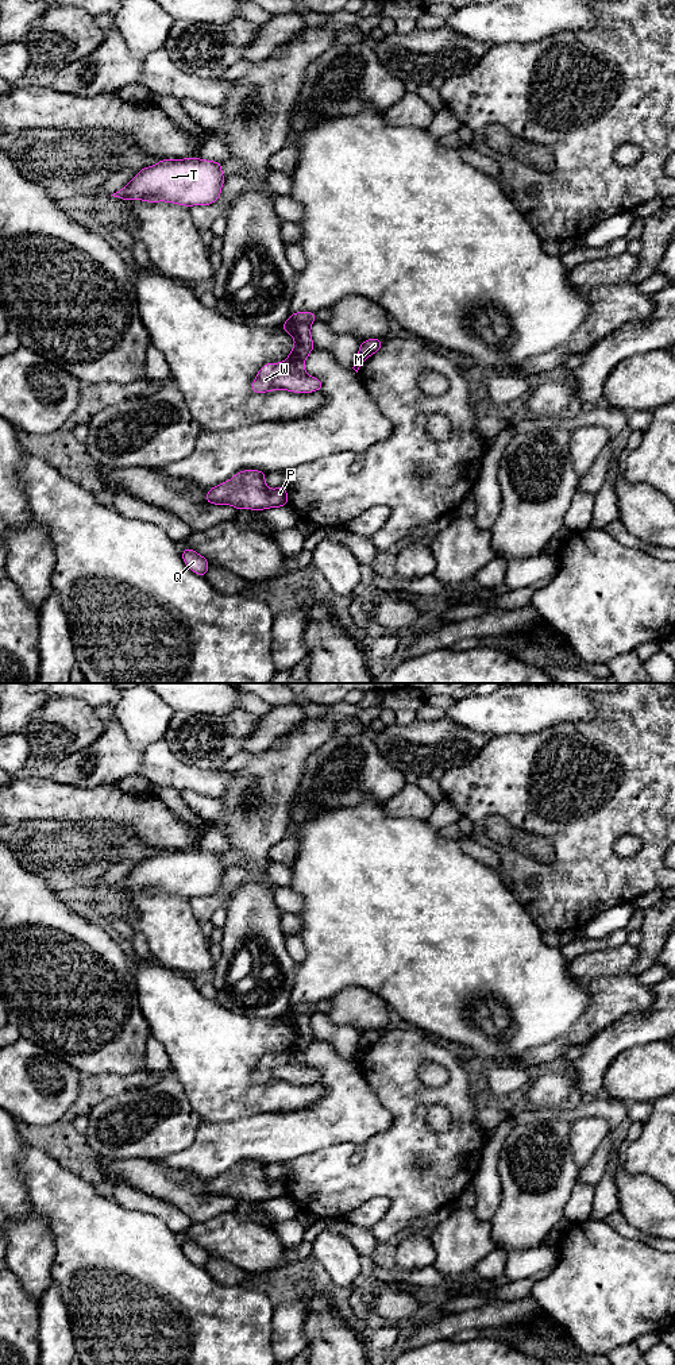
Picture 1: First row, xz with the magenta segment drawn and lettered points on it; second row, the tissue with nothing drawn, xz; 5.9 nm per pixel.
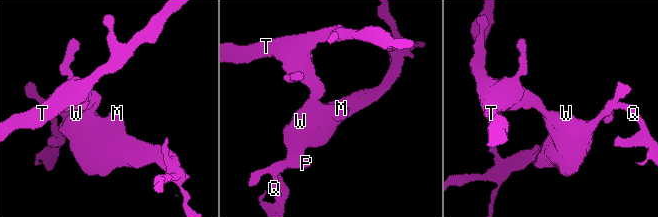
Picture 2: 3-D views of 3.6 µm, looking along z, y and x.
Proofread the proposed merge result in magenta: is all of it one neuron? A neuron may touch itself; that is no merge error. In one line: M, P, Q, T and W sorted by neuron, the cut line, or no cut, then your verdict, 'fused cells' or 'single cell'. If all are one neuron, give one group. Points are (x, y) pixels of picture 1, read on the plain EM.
groups M P Q W / T; cut xz (290, 1009), (311, 1014); fused cells

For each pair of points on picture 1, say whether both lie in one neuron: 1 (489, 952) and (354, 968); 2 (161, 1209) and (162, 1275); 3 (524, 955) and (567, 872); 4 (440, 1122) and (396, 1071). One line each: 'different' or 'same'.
1: same
2: different
3: different
4: different

